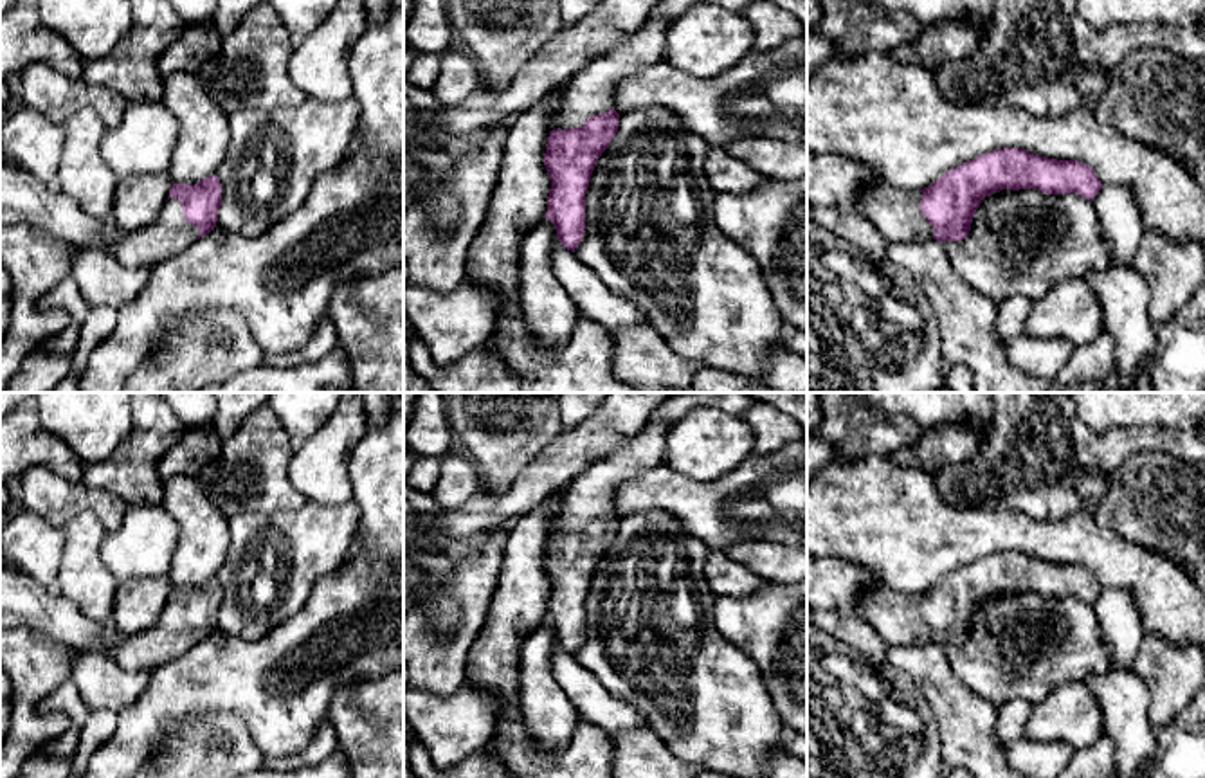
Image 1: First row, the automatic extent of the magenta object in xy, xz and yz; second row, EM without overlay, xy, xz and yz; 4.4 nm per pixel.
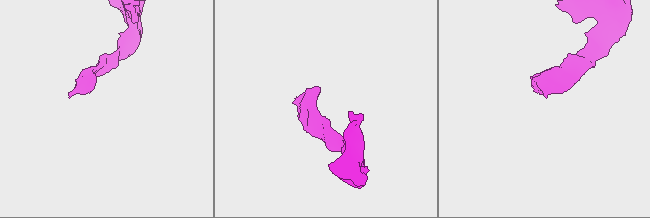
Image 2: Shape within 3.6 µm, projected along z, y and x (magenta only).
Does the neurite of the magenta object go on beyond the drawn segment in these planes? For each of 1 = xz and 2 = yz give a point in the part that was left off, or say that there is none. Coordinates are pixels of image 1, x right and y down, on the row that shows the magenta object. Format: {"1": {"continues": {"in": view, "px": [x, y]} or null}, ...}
{"1": {"continues": {"in": "xz", "px": [589, 92]}}, "2": {"continues": {"in": "yz", "px": [896, 213]}}}

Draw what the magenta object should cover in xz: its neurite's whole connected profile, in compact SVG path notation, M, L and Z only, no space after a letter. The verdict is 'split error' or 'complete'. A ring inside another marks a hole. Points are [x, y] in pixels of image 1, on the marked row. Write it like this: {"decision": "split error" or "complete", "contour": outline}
{"decision": "split error", "contour": "M648 16L636 31L621 34L562 90L544 153L551 180L546 220L571 252L585 232L585 193L593 169L618 133L616 86L647 65L665 59L666 25L663 16Z"}

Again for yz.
{"decision": "split error", "contour": "M1003 148L944 173L937 182L906 191L881 182L859 193L857 211L886 241L962 241L985 196L1003 189L1037 189L1045 194L1081 194L1093 200L1102 189L1095 171L1077 160Z"}

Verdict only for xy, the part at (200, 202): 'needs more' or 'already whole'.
needs more

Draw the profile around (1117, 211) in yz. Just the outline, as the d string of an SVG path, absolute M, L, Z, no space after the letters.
M1102 185L1093 198L1101 234L1111 243L1111 267L1131 265L1146 234L1133 193L1119 185Z

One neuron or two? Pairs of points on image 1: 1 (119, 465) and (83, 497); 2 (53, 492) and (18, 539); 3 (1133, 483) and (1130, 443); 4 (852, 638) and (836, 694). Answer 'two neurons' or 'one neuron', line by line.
1: two neurons
2: two neurons
3: two neurons
4: two neurons

